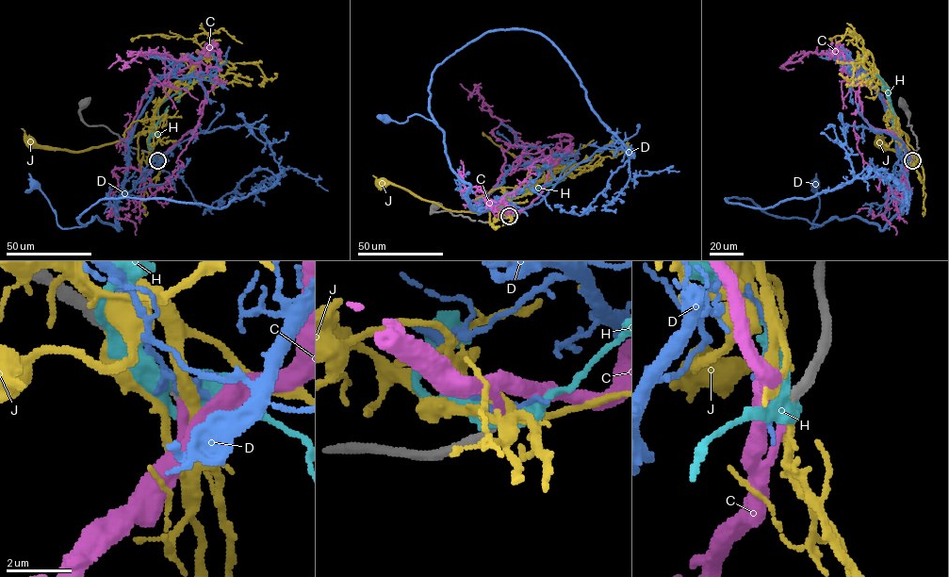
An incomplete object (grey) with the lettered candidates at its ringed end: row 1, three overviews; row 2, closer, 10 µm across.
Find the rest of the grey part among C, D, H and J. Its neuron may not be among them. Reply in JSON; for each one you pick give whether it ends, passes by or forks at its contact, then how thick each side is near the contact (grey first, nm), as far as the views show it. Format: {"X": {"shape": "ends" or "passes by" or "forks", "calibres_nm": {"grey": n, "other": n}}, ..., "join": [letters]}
{"C": {"shape": "ends", "calibres_nm": {"grey": 320, "other": 260}}, "join": ["C"]}

